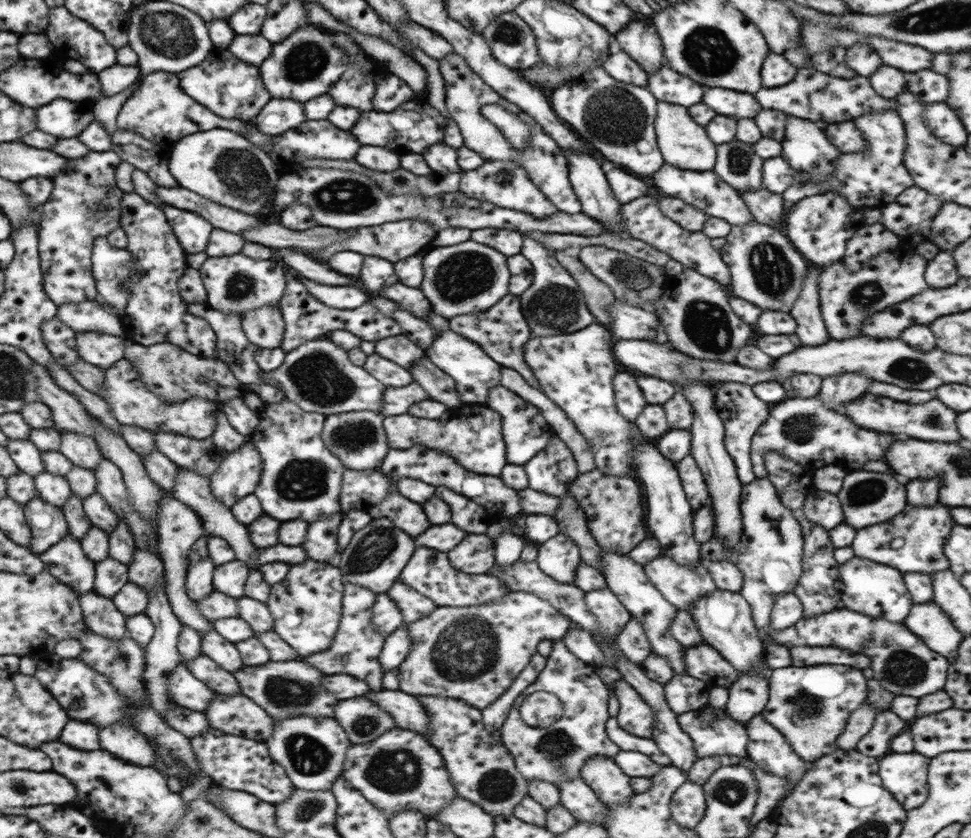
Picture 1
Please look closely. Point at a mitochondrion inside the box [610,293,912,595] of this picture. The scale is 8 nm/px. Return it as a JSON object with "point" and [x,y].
{"point":[864,491]}

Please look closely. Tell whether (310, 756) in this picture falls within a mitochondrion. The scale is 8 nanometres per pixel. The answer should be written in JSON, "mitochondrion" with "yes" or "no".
{"mitochondrion":"yes"}

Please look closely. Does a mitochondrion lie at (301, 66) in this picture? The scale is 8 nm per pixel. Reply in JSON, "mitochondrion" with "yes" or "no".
{"mitochondrion":"yes"}

